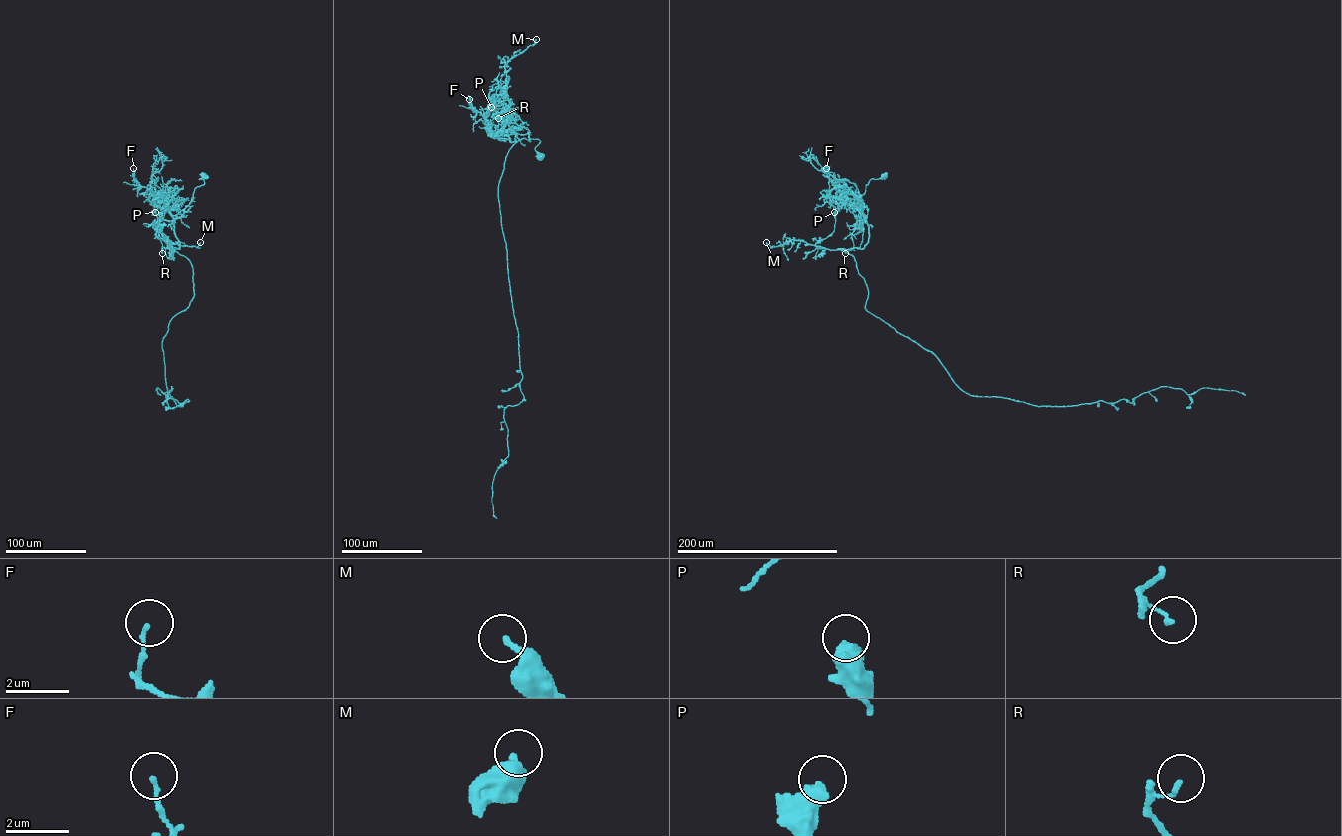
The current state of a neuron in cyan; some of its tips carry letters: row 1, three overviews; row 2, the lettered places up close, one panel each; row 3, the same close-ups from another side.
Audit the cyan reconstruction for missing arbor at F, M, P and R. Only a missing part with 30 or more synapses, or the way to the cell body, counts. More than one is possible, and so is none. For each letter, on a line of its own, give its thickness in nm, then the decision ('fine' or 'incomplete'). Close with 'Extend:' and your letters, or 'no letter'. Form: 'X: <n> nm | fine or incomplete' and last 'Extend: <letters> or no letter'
F: 120 nm | fine
M: 280 nm | fine
P: 600 nm | fine
R: 120 nm | fine
Extend: no letter

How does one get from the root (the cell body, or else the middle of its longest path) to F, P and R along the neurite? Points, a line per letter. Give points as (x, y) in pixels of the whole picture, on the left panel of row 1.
F: (204, 176), (190, 203), (173, 215), (137, 182), (133, 168)
P: (204, 176), (190, 203), (172, 215), (179, 249), (169, 248), (174, 250), (159, 237), (155, 212)
R: (204, 176), (173, 221), (157, 226), (162, 253)

